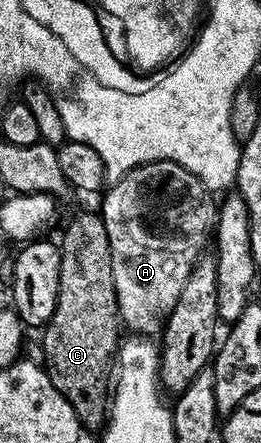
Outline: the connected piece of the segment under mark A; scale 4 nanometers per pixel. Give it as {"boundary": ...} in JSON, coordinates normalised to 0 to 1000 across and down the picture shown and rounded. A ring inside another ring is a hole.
{"boundary":[[[613,361],[506,379],[406,431],[383,467],[429,562],[464,729],[544,758],[625,747],[831,494],[816,440],[697,372]]]}

